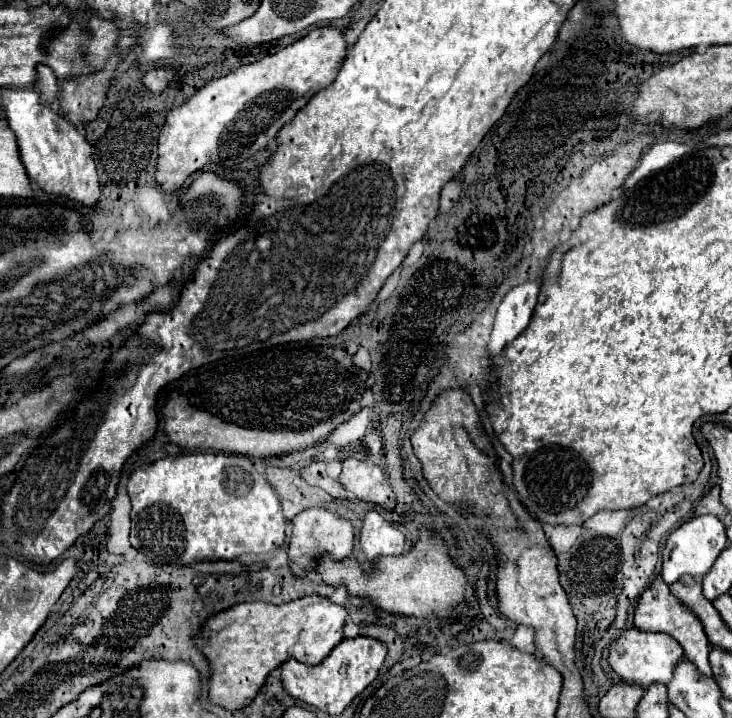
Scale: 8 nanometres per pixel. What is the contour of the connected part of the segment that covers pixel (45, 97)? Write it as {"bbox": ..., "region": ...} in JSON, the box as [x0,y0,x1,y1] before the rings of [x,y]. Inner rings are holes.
{"bbox":[34,65,56,105],"region":[[[46,65],[38,67],[38,75],[40,75],[40,79],[38,79],[34,89],[38,93],[42,93],[42,101],[46,105],[50,105],[52,99],[54,99],[54,93],[56,93],[56,77],[54,77],[54,73]]]}

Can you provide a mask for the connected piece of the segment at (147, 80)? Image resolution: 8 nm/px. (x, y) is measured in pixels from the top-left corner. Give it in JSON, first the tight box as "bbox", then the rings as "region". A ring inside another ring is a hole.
{"bbox":[142,67,174,93],"region":[[[156,67],[156,69],[150,69],[144,77],[142,77],[142,83],[154,91],[154,93],[162,93],[162,89],[168,85],[168,81],[174,77],[174,69],[170,67]]]}

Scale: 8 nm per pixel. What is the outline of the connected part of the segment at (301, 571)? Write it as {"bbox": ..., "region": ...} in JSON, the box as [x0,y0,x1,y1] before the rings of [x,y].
{"bbox":[290,507,354,577],"region":[[[308,507],[292,519],[292,539],[290,539],[290,569],[294,575],[304,577],[314,569],[314,555],[330,553],[334,559],[344,559],[352,553],[354,547],[354,525],[348,519],[328,511],[326,507]]]}

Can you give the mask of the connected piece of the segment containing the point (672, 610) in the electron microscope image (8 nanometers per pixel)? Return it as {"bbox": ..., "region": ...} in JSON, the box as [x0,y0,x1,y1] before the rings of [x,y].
{"bbox":[634,577,712,677],"region":[[[656,577],[652,581],[652,589],[646,589],[644,595],[640,597],[638,605],[636,605],[636,611],[634,611],[634,625],[636,625],[636,629],[646,631],[646,633],[666,633],[666,635],[674,637],[680,643],[680,647],[684,649],[684,657],[690,663],[694,663],[696,669],[702,675],[712,677],[712,669],[710,669],[710,663],[708,663],[708,653],[710,653],[712,647],[708,643],[708,637],[706,637],[698,617],[688,607],[680,605],[680,601],[676,601],[676,597],[670,593],[670,589],[662,581],[662,577]]]}

